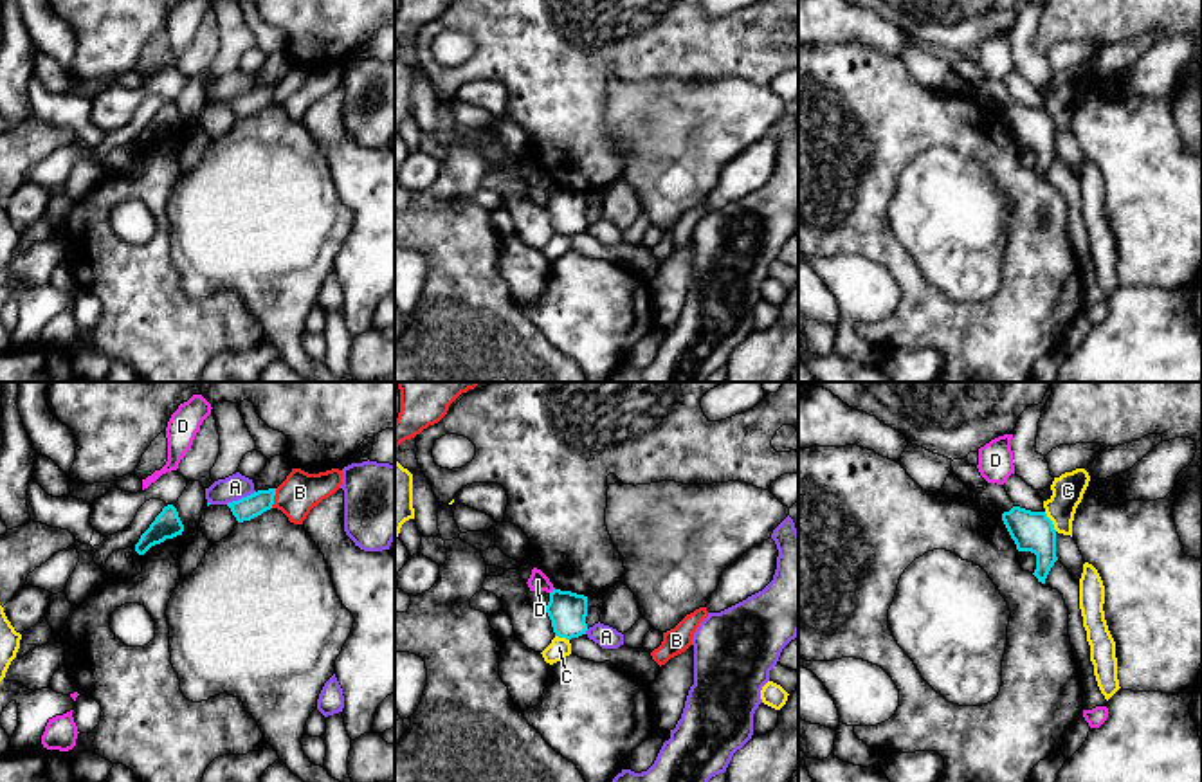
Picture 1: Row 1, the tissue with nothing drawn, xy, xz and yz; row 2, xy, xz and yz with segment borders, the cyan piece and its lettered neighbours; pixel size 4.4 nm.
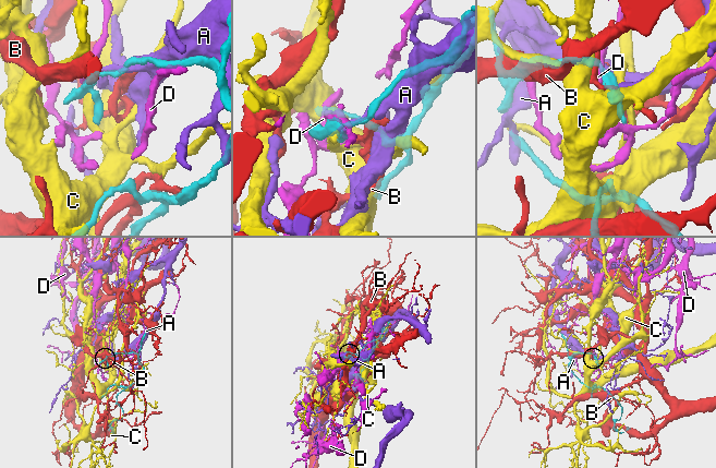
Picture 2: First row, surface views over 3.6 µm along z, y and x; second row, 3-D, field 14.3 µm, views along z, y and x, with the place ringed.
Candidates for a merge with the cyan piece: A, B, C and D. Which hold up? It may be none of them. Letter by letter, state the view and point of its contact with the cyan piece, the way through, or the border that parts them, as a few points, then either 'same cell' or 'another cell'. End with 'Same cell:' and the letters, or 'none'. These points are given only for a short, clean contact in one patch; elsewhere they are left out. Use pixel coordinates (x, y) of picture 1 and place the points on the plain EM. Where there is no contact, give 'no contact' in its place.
A: meets cyan in xy at (242, 94); another cell
B: meets cyan in xy at (273, 94); another cell
C: meets cyan in yz at (1051, 118); another cell
D: meets cyan in xz at (552, 188); border along xz (554, 184), (550, 190); another cell
Same cell: none

